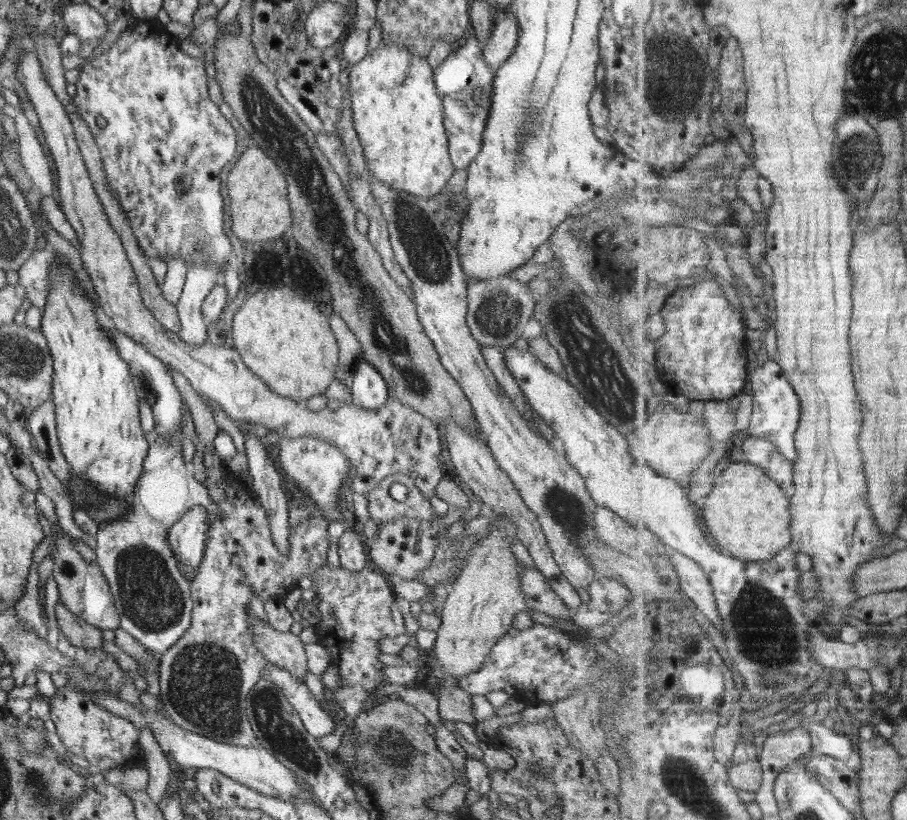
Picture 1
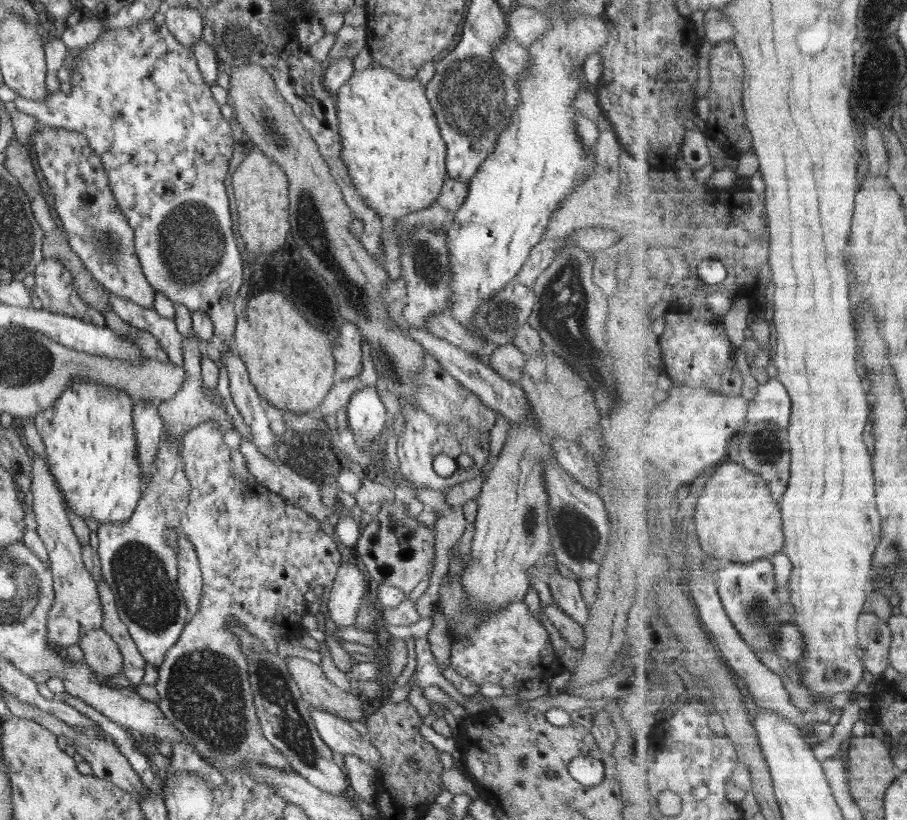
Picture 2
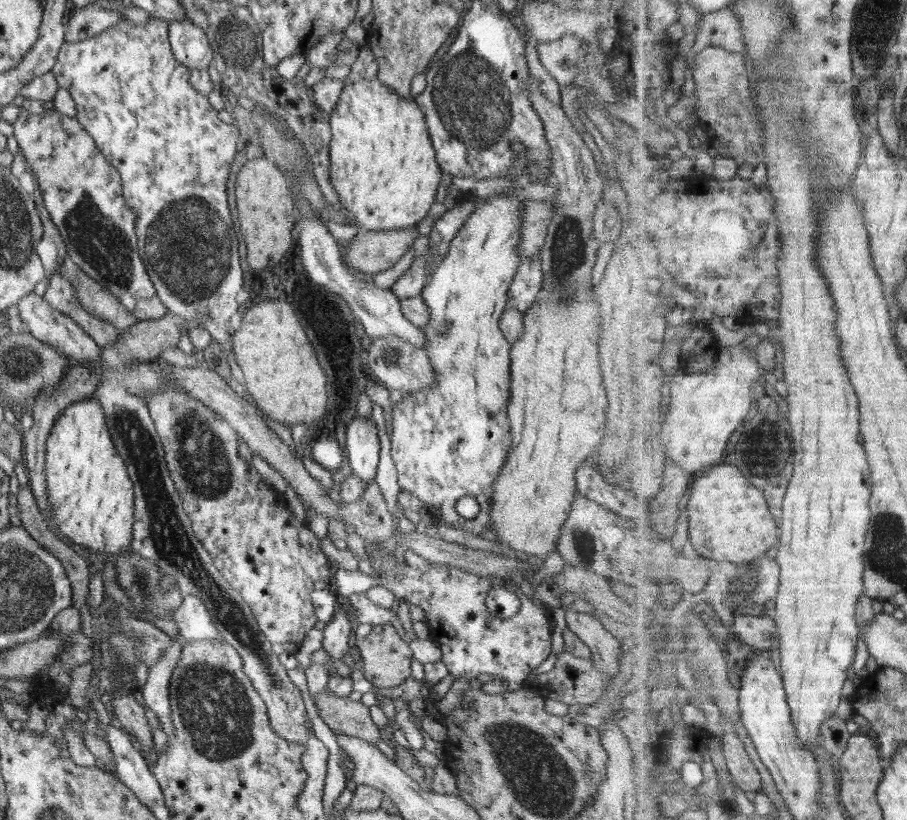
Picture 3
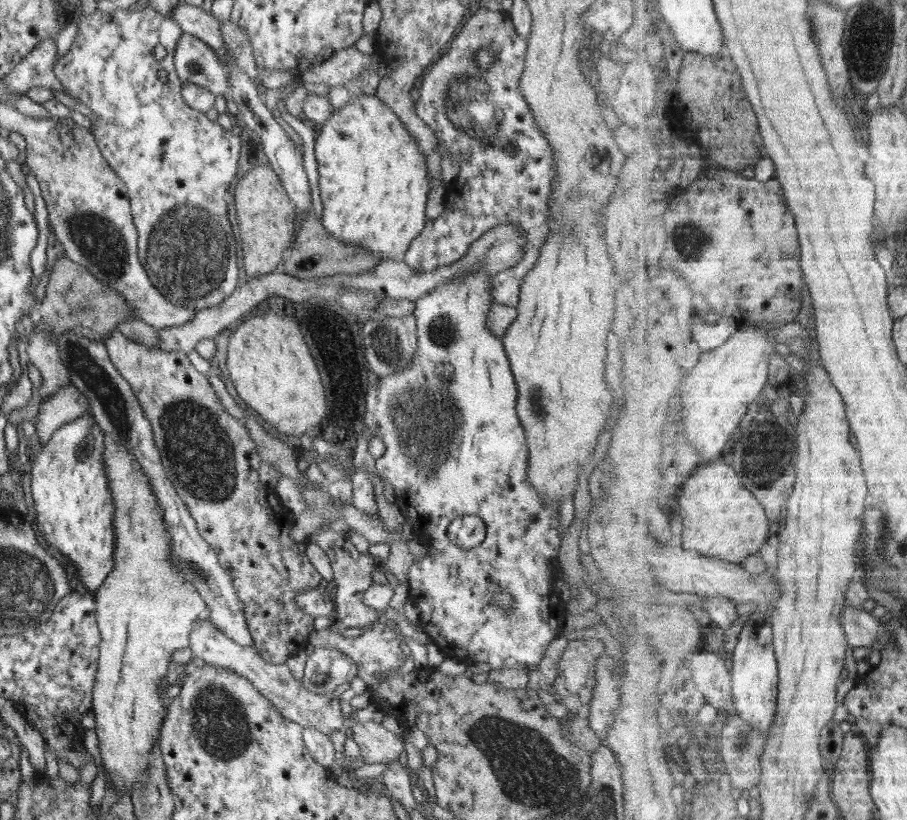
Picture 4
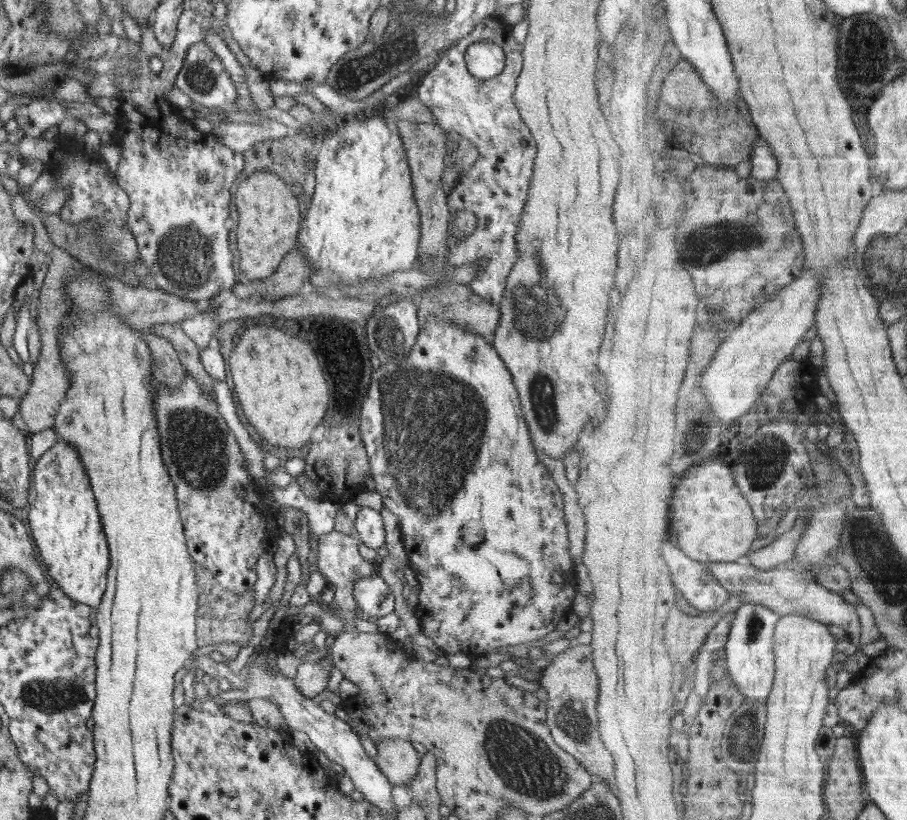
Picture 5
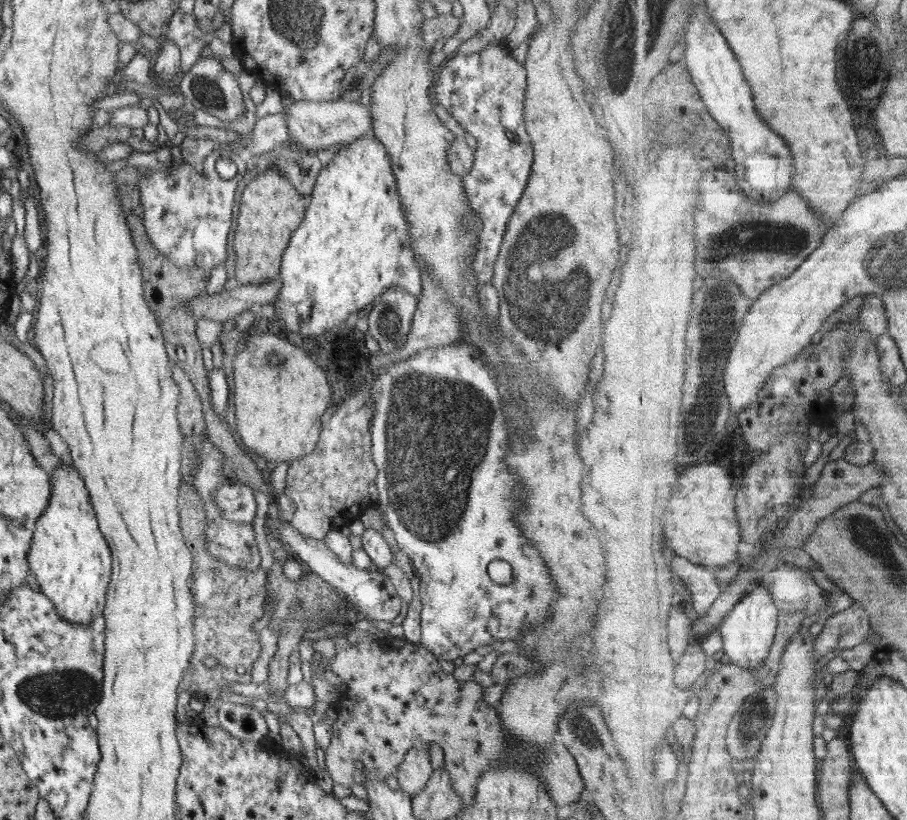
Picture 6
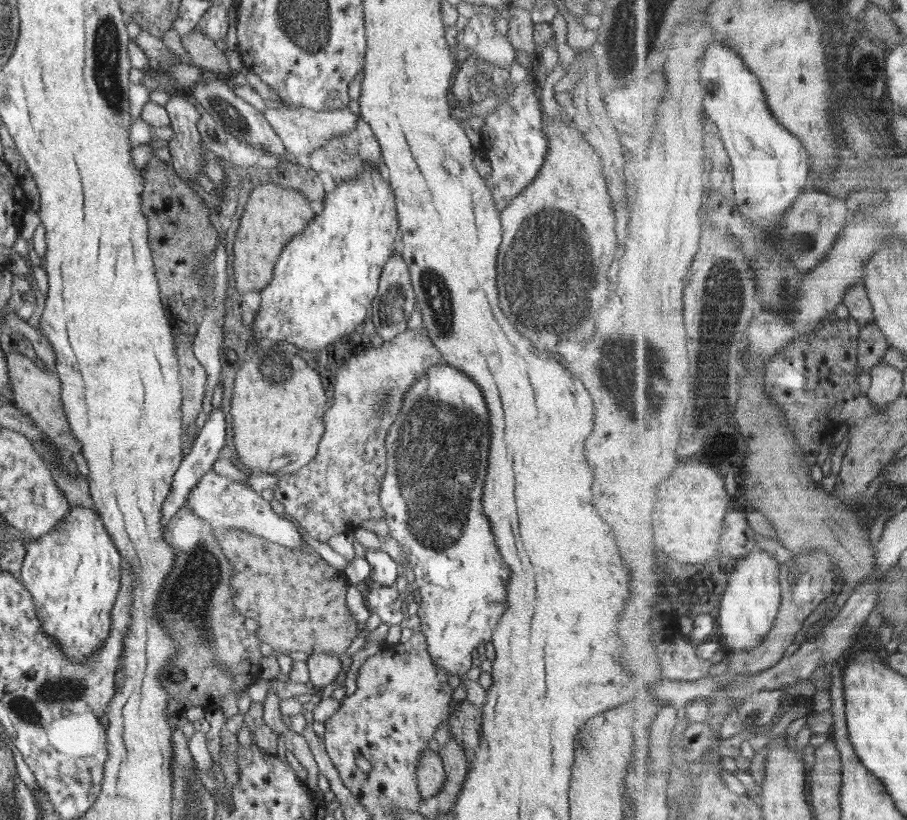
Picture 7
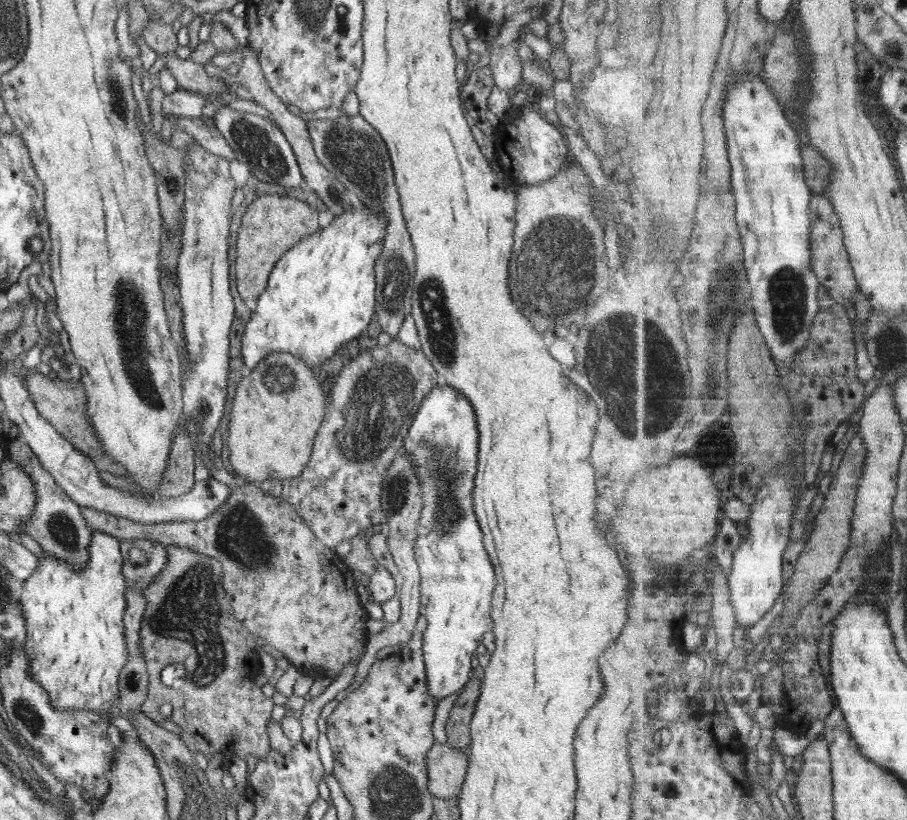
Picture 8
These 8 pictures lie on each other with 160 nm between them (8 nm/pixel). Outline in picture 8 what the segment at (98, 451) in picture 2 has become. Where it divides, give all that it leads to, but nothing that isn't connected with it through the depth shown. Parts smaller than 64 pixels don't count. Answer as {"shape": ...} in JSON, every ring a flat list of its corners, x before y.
{"shape":[[91,529,89,544,87,545,87,562,86,566,82,568,82,571,74,571,70,569,69,565,66,565,65,561,45,553,44,557,37,558,36,569,23,581,21,587,21,594,19,594,19,605,20,610,23,615,26,630,26,639,24,642,24,649,26,650,28,661,30,664,30,674,28,674,32,681,37,682,39,686,42,686,42,689,46,692,49,704,52,706,52,709,57,709,58,711,74,711,79,712,93,712,96,715,99,715,102,719,106,720,106,723,109,726,110,721,115,718,110,714,110,710,116,710,116,702,118,701,118,692,117,692,117,675,119,669,122,667,122,664,126,659,126,650,125,650,125,641,123,636,123,623,122,616,126,607,126,601,124,598,125,593,125,583,123,581,123,575,121,575,121,564,122,557,119,553,118,539,109,536,108,534,97,531,96,529]]}

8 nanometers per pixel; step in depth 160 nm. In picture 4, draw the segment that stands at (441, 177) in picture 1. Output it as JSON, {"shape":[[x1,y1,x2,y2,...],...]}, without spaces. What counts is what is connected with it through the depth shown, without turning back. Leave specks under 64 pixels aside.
{"shape":[[357,95,352,100,346,102,340,111,335,112,330,118,324,120,324,122,318,125,314,136,314,157,317,163,318,172,318,188,321,204,323,206,321,213,322,227,326,233,329,233,331,237,335,237,338,241,357,245,358,249,365,249,367,253,371,253,383,261,398,260,403,257,405,249,409,246,409,243,415,238,423,228,425,223,425,215,423,210,425,208,425,202,427,202,427,194,430,191,427,176,427,169,425,167,425,159,421,150,414,138,407,132,407,129,403,126,403,123,397,118,387,106,385,106,376,95]]}

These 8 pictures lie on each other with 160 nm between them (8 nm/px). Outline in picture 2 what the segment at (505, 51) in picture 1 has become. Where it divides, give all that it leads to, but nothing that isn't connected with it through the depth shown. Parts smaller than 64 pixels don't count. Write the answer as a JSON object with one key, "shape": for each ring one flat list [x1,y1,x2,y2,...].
{"shape":[[515,4,505,19,508,36,525,47,541,38,548,27,548,20,539,10,520,4]]}

